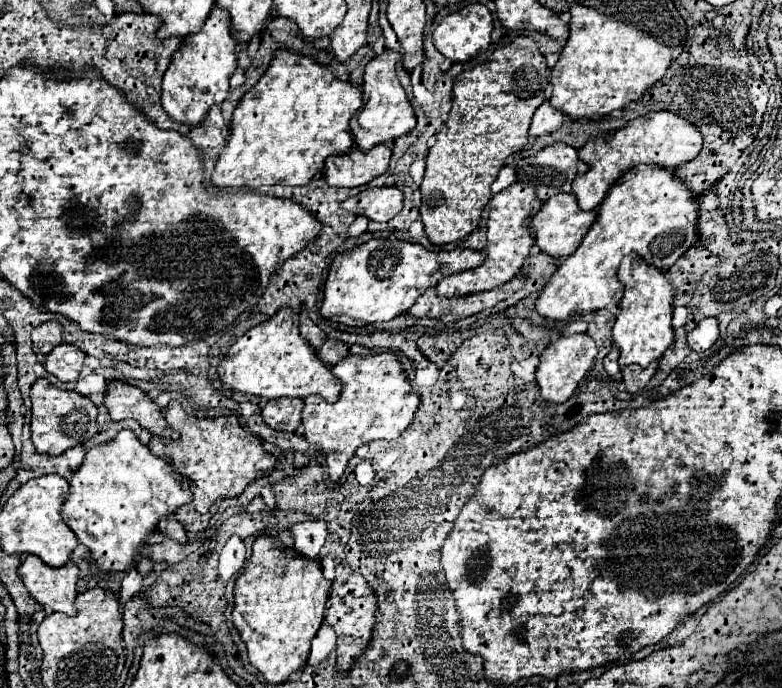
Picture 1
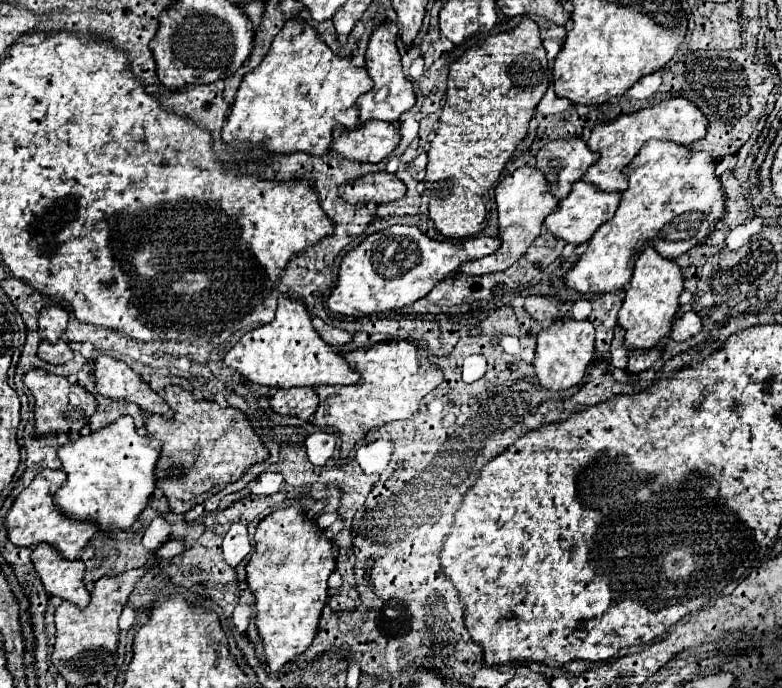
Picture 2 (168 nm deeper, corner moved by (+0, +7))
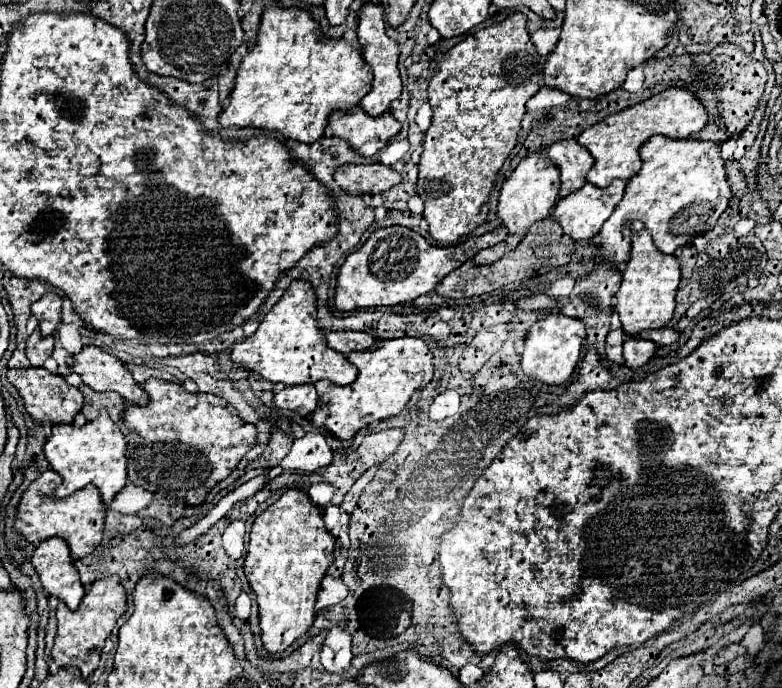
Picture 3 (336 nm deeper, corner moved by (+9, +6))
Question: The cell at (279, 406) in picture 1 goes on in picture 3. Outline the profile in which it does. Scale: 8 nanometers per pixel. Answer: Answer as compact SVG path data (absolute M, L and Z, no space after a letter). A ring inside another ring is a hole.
M292 385L292 387L284 387L282 391L276 393L274 397L276 407L280 409L290 409L296 411L300 415L310 415L316 405L318 405L318 393L314 389L314 385Z

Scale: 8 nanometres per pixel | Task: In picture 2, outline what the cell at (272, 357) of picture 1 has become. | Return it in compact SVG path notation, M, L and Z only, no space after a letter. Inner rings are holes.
M279 296L277 314L269 324L263 324L251 332L245 332L241 340L227 352L225 364L237 370L247 380L269 388L293 388L293 386L349 386L359 380L359 374L343 360L343 356L325 344L311 326L311 314L301 302L287 296Z

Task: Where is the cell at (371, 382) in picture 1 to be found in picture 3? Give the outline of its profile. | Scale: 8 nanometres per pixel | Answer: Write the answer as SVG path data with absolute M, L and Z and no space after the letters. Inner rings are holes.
M388 339L380 341L376 347L364 351L352 351L348 361L358 367L358 379L346 387L332 385L330 381L318 381L318 407L312 413L312 425L324 427L342 441L352 439L362 427L376 419L386 419L398 415L412 393L422 389L432 379L432 351L424 339Z

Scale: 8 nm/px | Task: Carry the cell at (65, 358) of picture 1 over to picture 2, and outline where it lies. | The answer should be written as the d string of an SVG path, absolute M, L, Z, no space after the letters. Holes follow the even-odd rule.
M43 340L43 342L39 344L37 356L39 356L41 360L53 364L53 366L59 366L59 364L63 366L63 364L67 364L67 362L73 360L73 350L71 350L69 344L63 342L63 340L59 340L57 344L49 344L49 342Z

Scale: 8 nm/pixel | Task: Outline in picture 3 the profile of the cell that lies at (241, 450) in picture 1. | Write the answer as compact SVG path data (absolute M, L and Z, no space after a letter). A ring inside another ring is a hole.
M150 377L144 385L144 391L150 395L150 403L146 407L132 405L124 411L124 427L126 427L126 459L128 459L128 479L150 491L162 491L174 499L182 499L186 505L200 505L206 499L206 493L226 479L232 469L242 461L242 457L254 447L256 443L256 427L244 423L234 407L230 407L222 397L212 397L210 393L188 393L178 383L168 383Z

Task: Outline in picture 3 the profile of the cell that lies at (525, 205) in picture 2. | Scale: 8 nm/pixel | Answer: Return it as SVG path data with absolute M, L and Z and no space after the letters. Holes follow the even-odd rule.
M542 151L530 153L526 159L522 159L522 163L512 171L512 175L502 185L498 199L498 217L502 225L508 229L508 237L504 243L498 243L496 247L488 247L476 253L474 261L480 265L488 265L506 255L508 251L512 251L522 241L532 223L536 223L538 219L546 219L552 213L554 203L558 201L558 189L560 189L560 169Z

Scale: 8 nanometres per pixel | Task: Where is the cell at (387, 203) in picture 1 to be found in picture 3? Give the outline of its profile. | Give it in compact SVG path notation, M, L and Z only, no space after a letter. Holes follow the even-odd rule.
M382 163L372 165L342 165L336 169L334 179L344 191L356 195L356 193L380 193L386 191L402 181L400 173L396 173L392 167L386 167Z

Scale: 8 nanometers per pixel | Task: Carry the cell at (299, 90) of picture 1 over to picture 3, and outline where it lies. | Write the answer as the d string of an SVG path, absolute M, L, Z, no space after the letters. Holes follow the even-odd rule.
M266 5L260 27L258 41L254 49L242 59L242 65L236 75L234 89L230 93L230 105L220 113L220 125L238 125L238 127L256 127L268 131L280 131L286 137L298 139L302 143L314 143L324 135L328 125L328 115L334 109L350 109L370 91L372 69L362 57L358 45L350 45L346 39L330 39L322 33L314 17L300 7L276 7Z

